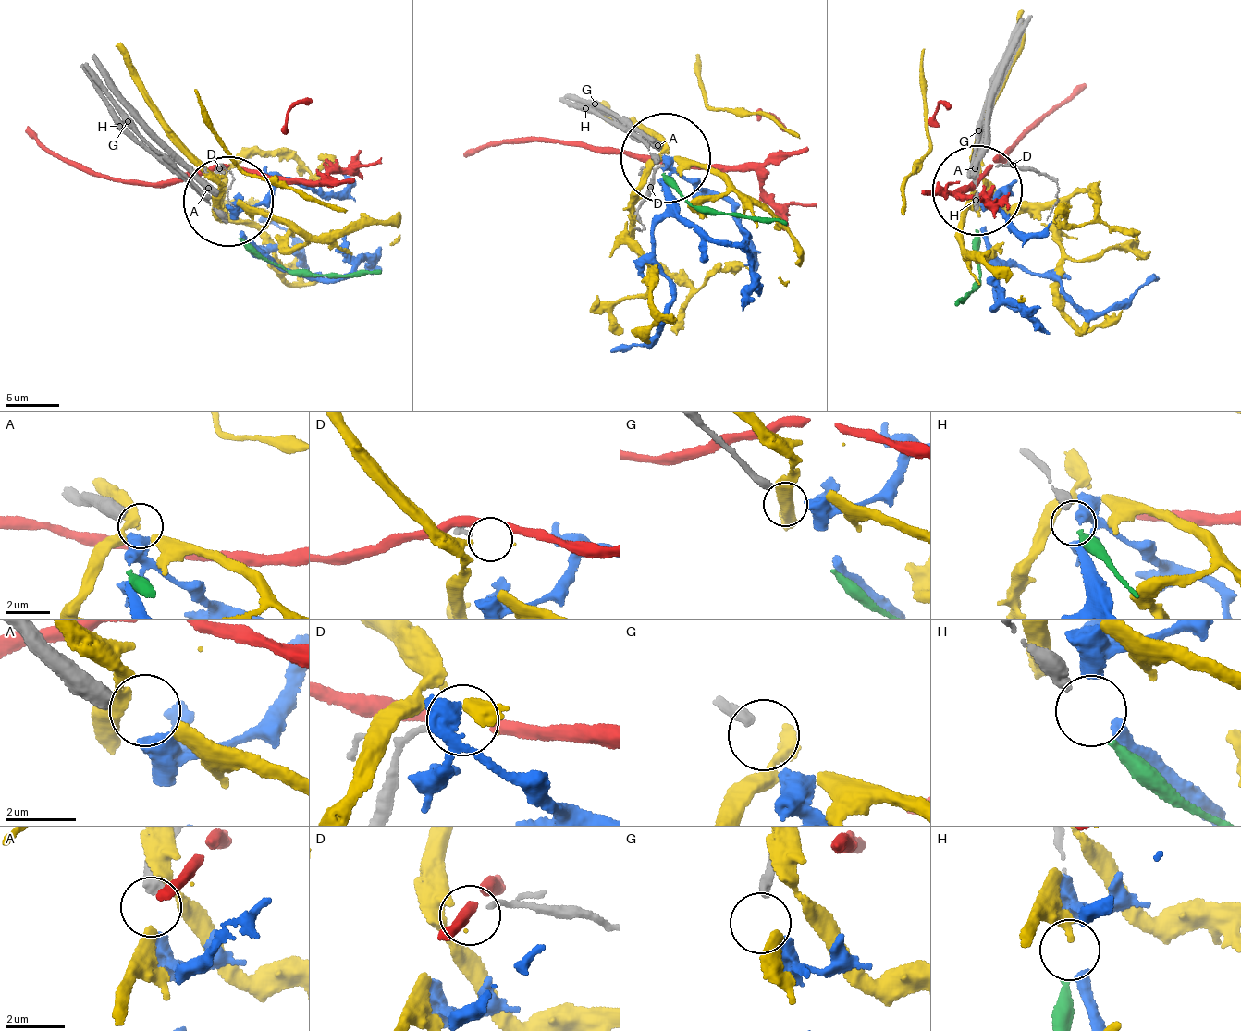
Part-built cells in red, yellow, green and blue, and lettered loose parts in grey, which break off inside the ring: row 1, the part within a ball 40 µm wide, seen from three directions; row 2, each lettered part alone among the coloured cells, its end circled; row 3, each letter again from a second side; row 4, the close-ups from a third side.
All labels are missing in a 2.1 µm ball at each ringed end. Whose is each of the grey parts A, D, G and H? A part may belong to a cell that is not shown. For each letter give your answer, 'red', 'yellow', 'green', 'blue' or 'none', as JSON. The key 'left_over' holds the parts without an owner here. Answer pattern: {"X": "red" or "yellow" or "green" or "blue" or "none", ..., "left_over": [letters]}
{"A": "blue", "D": "none", "G": "none", "H": "green", "left_over": ["D", "G"]}

